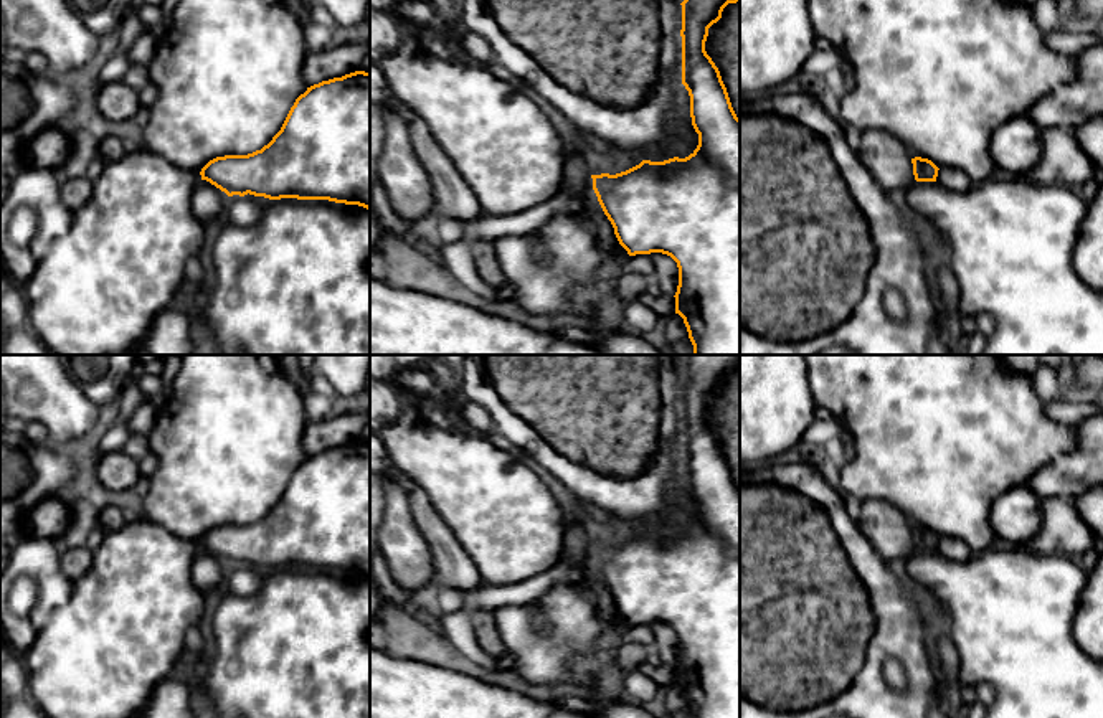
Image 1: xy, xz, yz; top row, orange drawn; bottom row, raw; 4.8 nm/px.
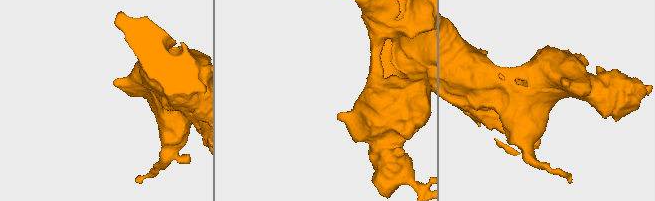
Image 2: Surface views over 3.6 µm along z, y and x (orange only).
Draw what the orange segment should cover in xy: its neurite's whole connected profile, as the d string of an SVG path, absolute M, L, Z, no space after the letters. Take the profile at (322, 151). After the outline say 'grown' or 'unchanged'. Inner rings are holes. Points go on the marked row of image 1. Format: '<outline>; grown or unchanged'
M370 73L307 87L267 145L248 155L216 157L200 175L228 196L329 200L370 210Z; unchanged

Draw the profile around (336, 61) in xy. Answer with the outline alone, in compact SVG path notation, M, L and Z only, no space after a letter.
M370 41L330 46L324 51L309 53L302 66L302 78L310 87L322 81L362 71L362 63L368 51Z

